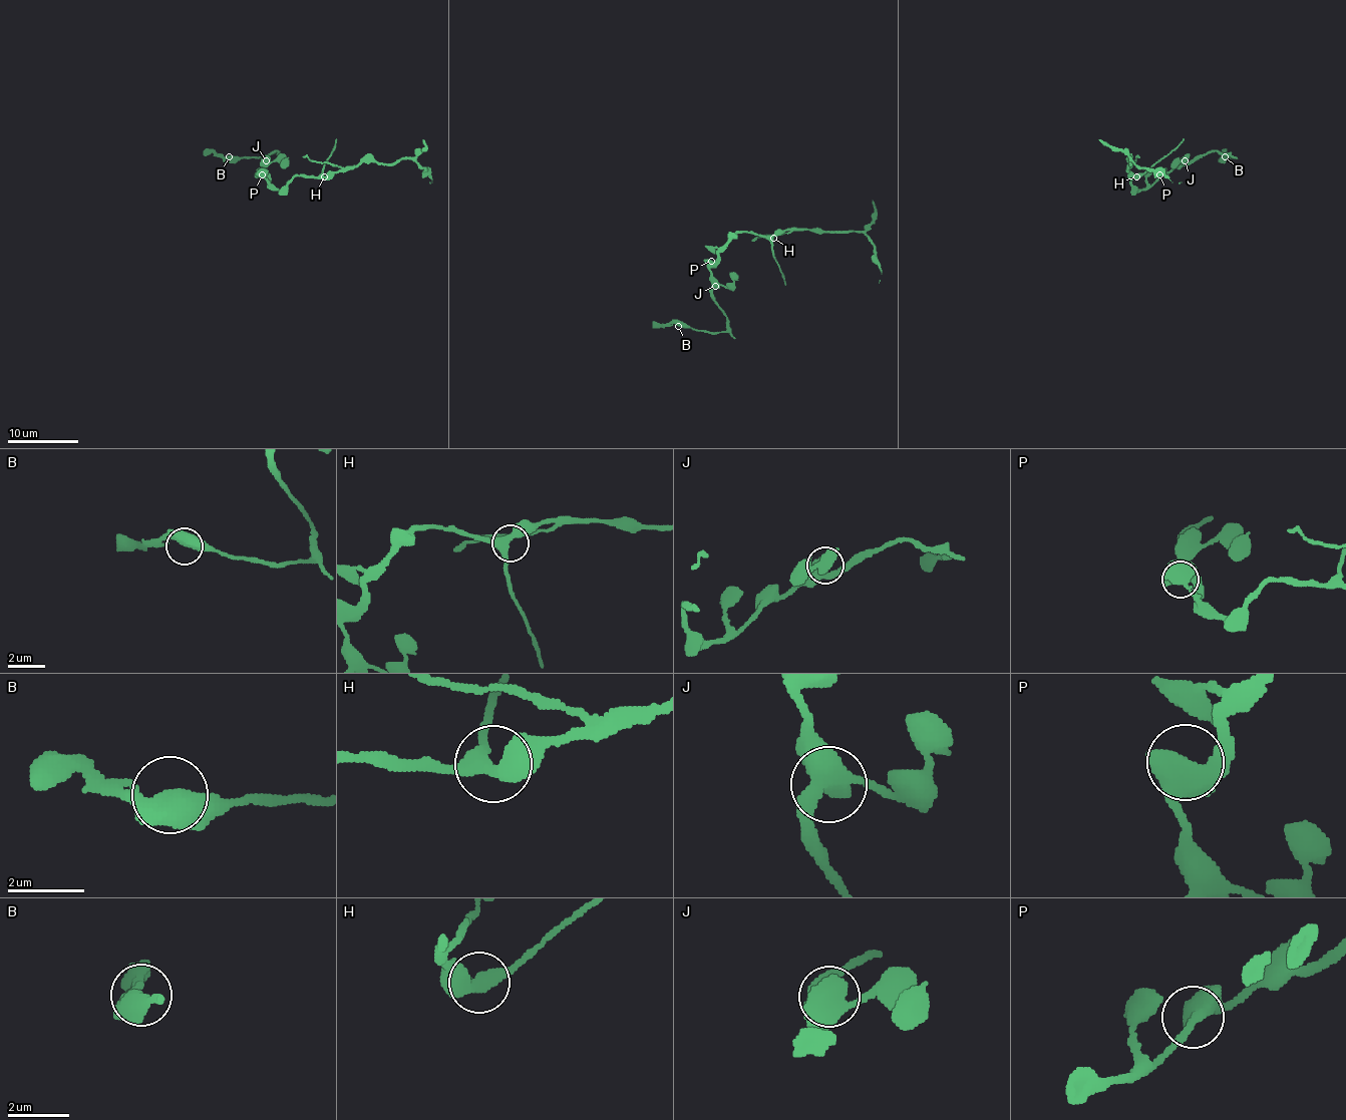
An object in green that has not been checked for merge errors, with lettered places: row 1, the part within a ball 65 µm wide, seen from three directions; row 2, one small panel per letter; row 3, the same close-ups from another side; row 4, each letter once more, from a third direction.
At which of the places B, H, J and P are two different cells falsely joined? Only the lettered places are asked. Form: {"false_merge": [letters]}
{"false_merge": []}

